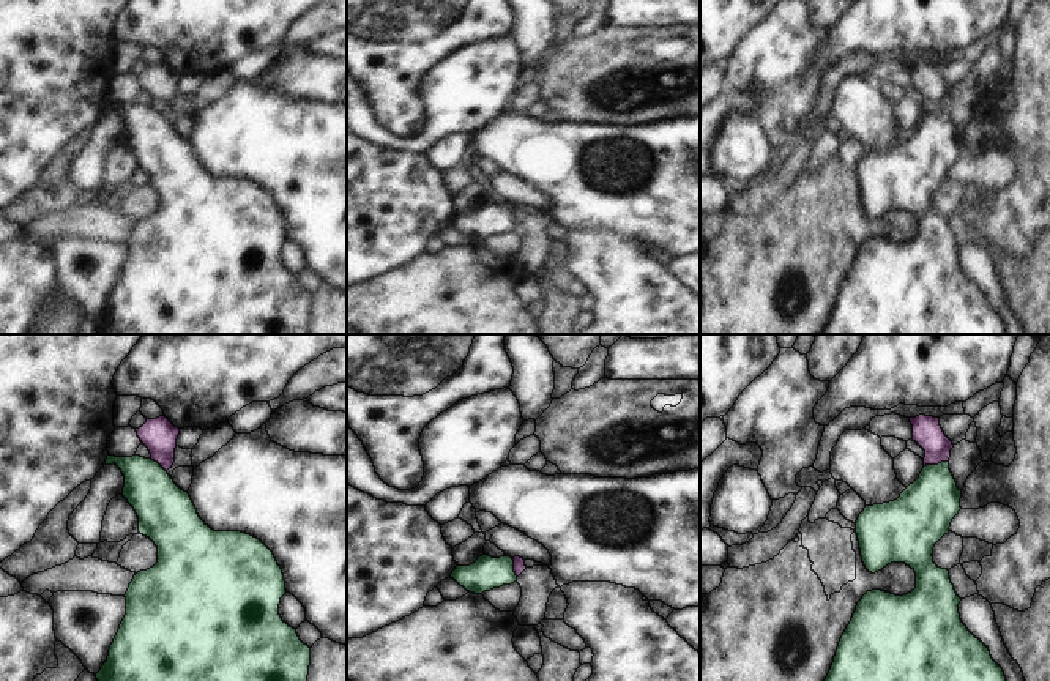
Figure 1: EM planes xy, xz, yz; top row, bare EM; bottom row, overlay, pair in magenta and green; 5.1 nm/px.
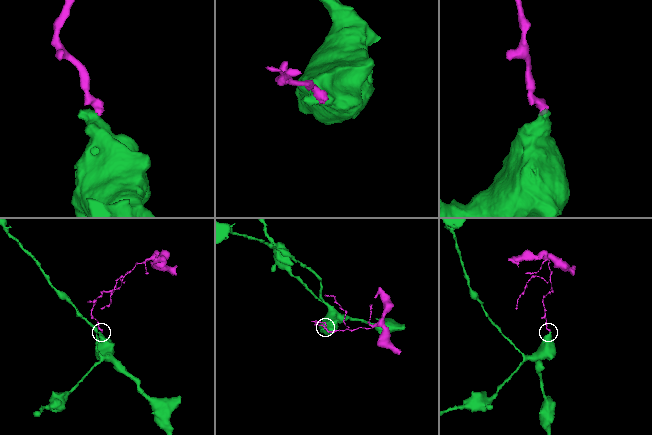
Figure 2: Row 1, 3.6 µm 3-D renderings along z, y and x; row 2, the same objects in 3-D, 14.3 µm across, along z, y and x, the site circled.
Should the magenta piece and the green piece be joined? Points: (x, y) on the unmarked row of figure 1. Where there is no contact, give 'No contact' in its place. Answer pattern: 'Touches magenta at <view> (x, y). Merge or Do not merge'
Touches magenta at yz (935, 111). Do not merge.

